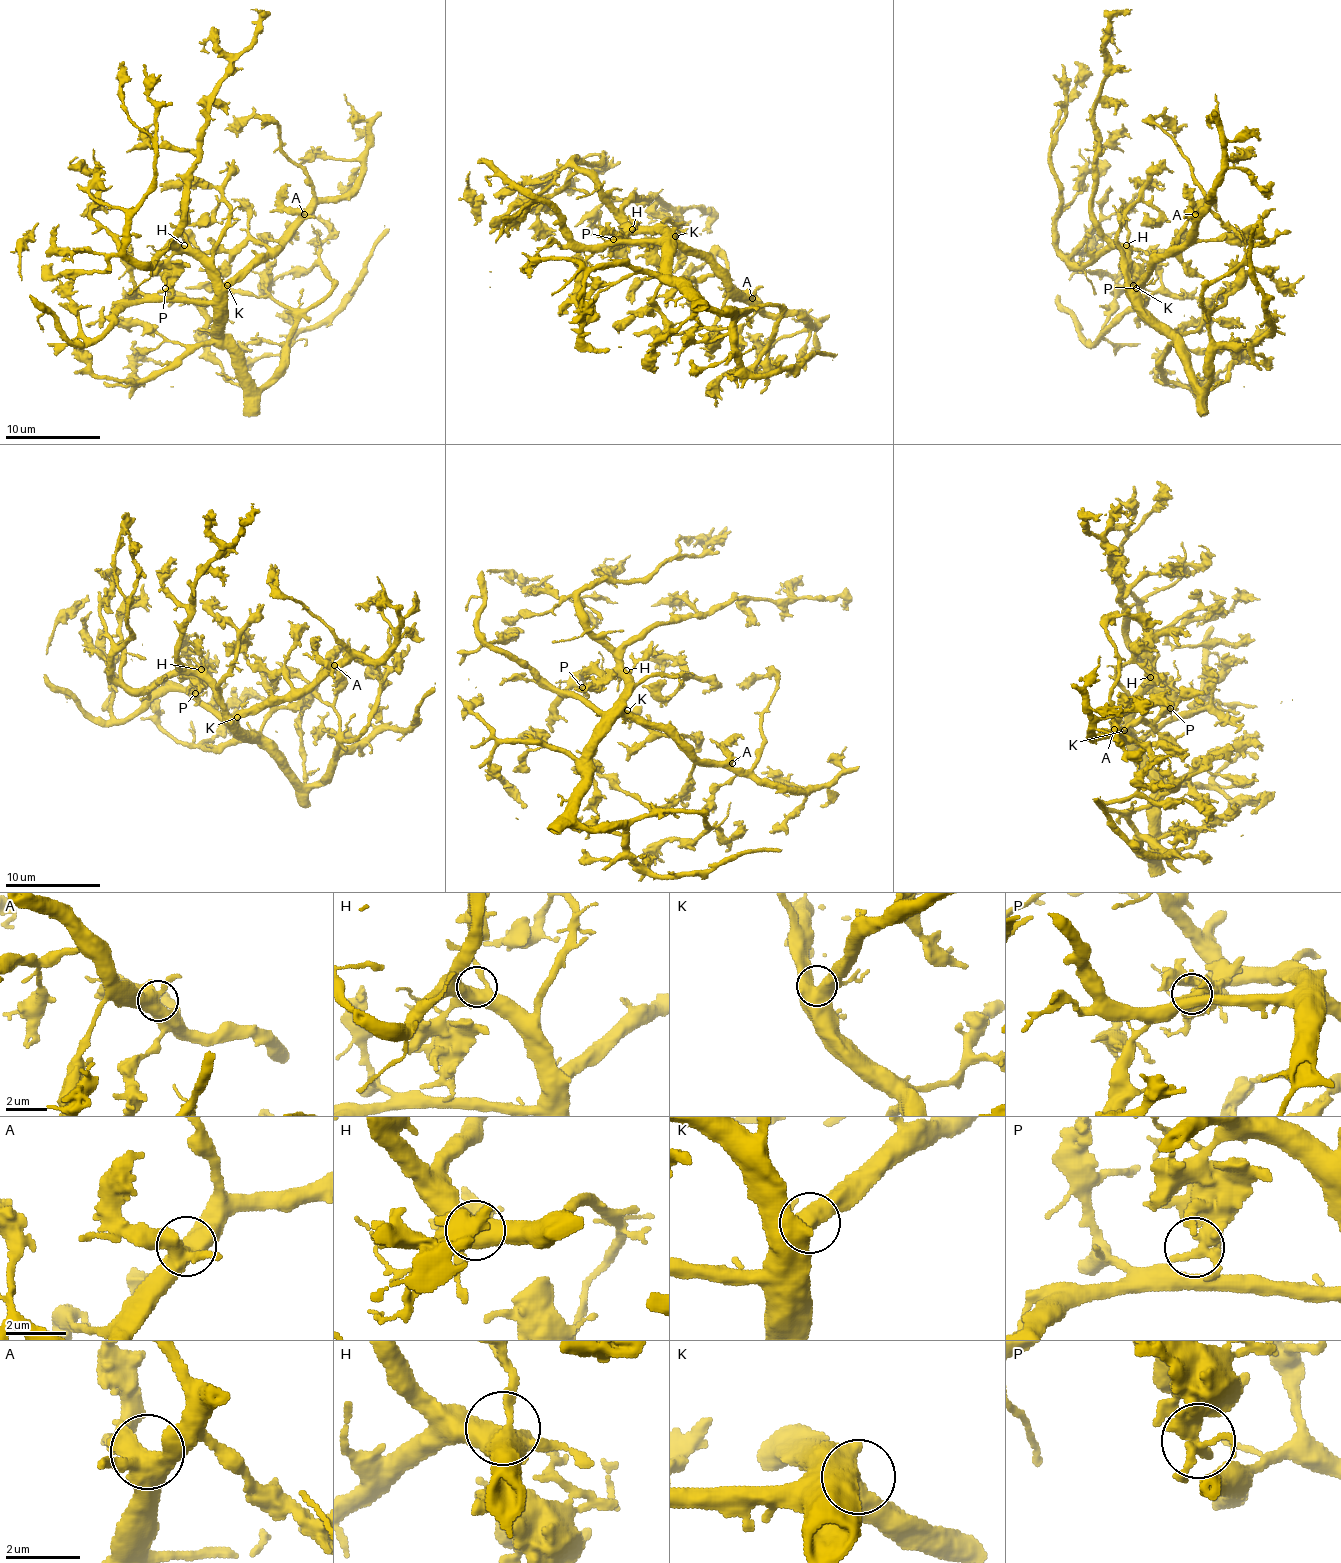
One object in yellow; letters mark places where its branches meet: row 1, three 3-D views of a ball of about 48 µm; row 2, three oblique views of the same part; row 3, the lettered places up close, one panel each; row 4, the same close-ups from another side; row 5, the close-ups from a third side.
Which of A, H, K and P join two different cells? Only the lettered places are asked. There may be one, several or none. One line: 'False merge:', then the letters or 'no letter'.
False merge: no letter

